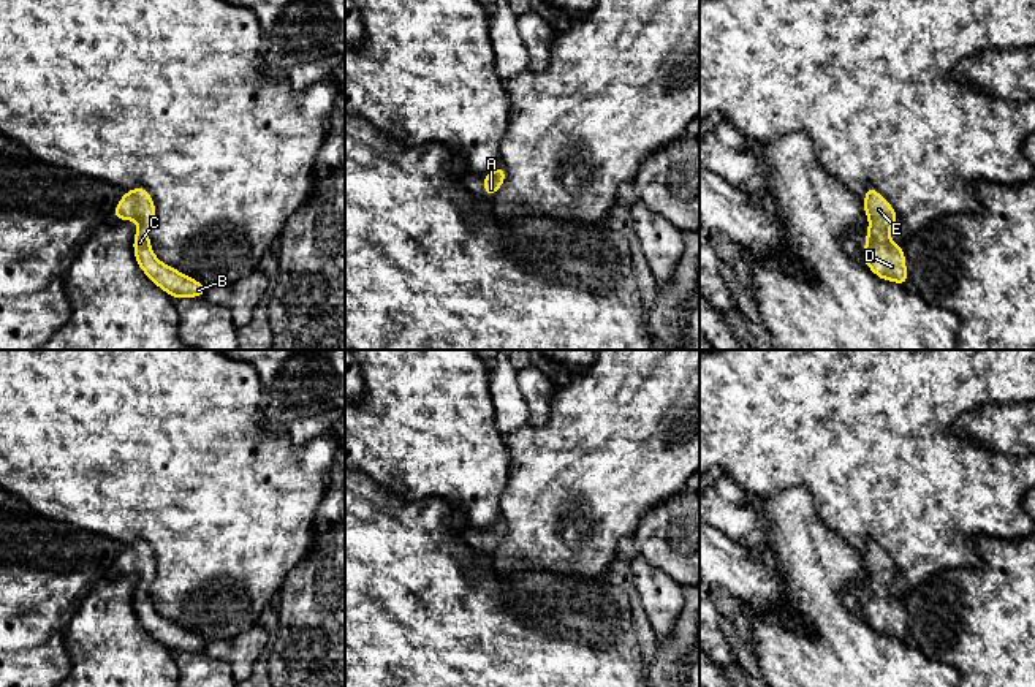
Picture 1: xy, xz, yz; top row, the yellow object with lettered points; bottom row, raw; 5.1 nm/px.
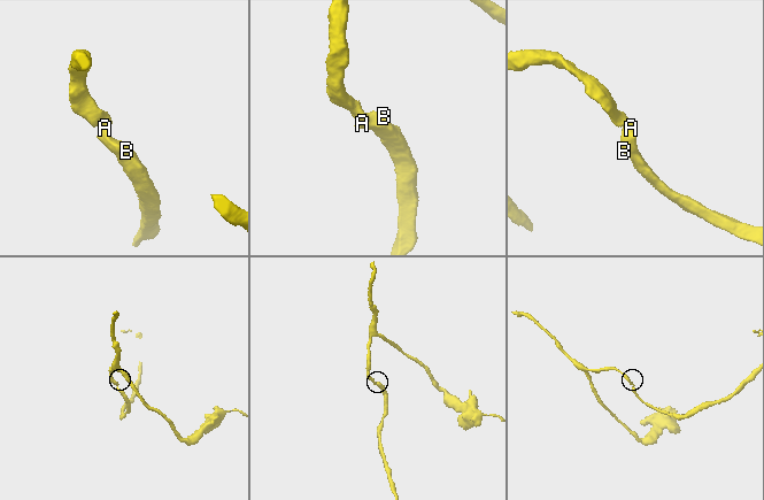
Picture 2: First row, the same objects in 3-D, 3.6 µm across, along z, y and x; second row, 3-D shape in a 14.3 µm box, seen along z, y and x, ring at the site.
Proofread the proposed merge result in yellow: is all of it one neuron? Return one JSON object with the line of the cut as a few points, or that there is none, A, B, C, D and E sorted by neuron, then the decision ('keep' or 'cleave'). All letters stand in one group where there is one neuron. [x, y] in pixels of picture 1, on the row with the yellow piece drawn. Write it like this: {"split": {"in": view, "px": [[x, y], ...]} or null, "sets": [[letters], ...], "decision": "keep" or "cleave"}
{"split": null, "sets": [["A", "B", "C", "D", "E"]], "decision": "keep"}

